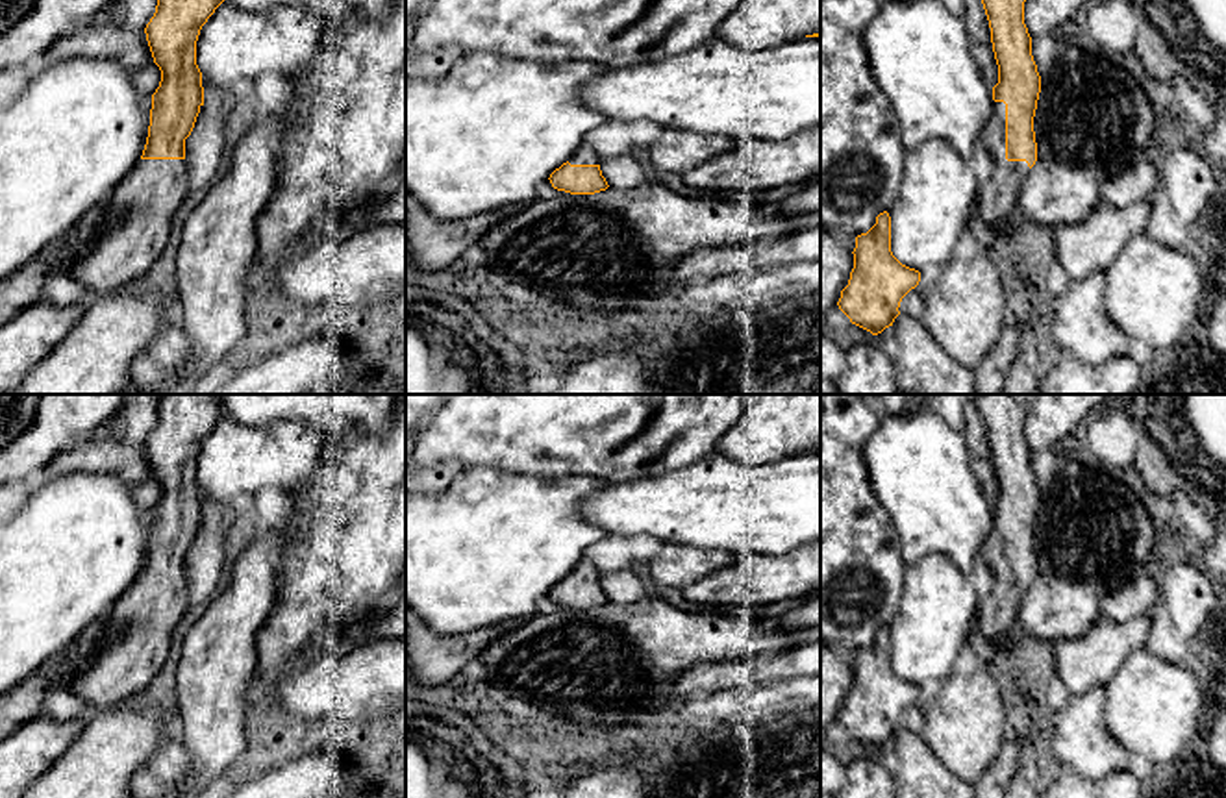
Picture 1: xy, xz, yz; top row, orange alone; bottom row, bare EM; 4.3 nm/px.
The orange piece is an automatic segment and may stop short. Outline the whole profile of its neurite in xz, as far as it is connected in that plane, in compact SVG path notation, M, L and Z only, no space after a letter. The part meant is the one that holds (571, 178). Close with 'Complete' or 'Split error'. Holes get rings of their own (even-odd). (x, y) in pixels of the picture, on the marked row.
M583 143L567 163L550 174L550 183L557 191L570 194L594 194L606 191L609 185L600 170L602 159Z. Split error

